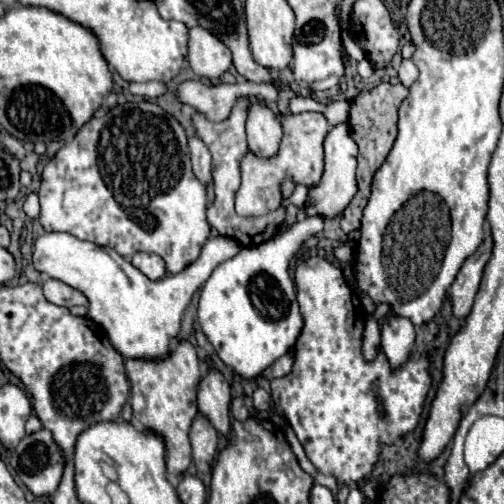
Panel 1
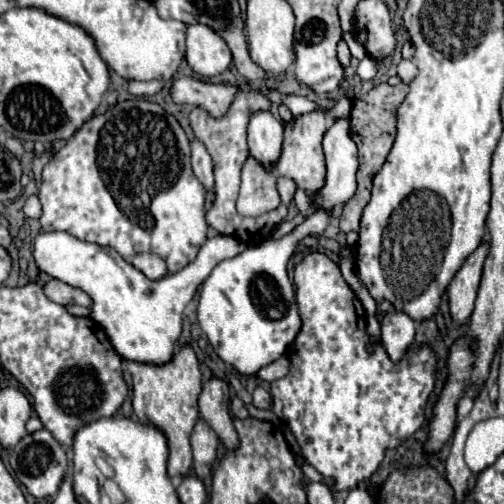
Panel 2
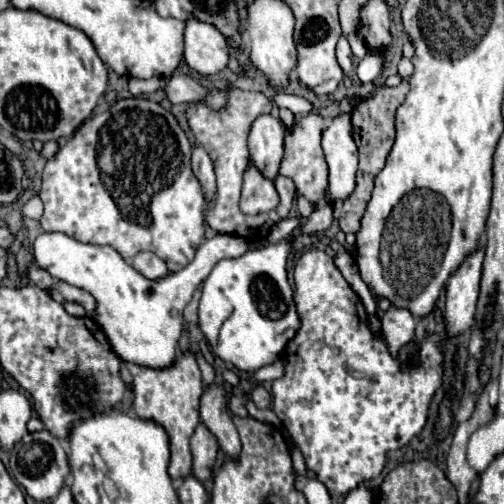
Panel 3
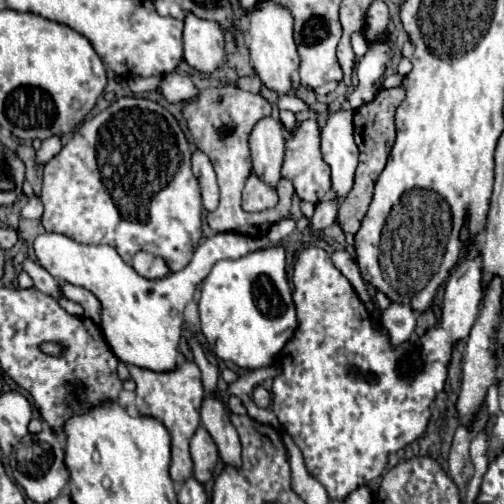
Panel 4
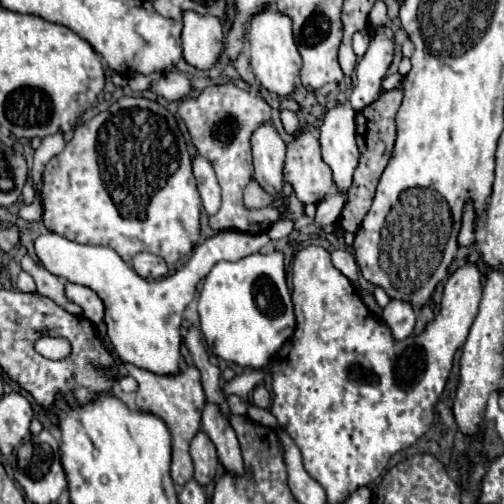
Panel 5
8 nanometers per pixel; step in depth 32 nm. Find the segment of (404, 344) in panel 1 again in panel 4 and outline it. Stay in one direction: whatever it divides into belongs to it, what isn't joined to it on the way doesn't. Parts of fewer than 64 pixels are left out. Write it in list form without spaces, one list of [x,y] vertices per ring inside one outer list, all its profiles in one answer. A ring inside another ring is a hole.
[[[390,304],[382,312],[382,328],[388,332],[392,348],[410,340],[410,336],[414,332],[414,326],[416,326],[416,314],[408,306]]]

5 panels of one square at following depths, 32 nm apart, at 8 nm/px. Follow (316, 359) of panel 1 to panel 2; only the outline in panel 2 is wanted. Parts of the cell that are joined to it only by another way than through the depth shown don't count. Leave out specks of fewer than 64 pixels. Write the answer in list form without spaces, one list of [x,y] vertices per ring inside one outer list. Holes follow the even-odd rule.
[[[316,252],[316,254],[308,254],[308,256],[296,266],[296,270],[294,270],[294,284],[296,284],[296,302],[298,302],[298,310],[300,310],[300,316],[302,316],[302,328],[300,328],[300,334],[296,336],[294,344],[292,344],[290,350],[288,350],[288,356],[290,356],[290,362],[292,362],[292,364],[290,364],[290,372],[288,372],[284,378],[272,382],[272,390],[270,390],[270,392],[272,392],[272,400],[274,400],[272,412],[274,412],[280,420],[284,420],[284,422],[290,426],[290,430],[294,432],[294,436],[296,436],[300,448],[302,448],[304,458],[306,458],[322,476],[330,476],[330,478],[336,480],[336,482],[334,482],[334,490],[350,490],[350,488],[354,488],[358,482],[368,480],[368,478],[376,472],[378,464],[380,464],[382,458],[384,458],[384,450],[386,450],[386,448],[398,446],[400,442],[404,442],[410,434],[414,434],[414,432],[422,426],[426,400],[428,400],[428,396],[430,396],[430,392],[432,392],[432,388],[434,388],[436,358],[434,358],[434,352],[432,352],[430,348],[426,348],[426,346],[424,346],[422,350],[408,348],[406,356],[404,356],[398,364],[394,364],[394,362],[388,358],[388,354],[384,352],[384,346],[382,346],[382,344],[374,344],[374,346],[372,346],[372,352],[368,352],[368,350],[366,350],[366,344],[368,344],[368,338],[366,338],[366,312],[364,312],[360,300],[356,298],[354,290],[352,290],[352,288],[346,284],[346,280],[342,278],[342,272],[340,272],[338,264],[334,264],[328,256],[318,254],[318,252]]]

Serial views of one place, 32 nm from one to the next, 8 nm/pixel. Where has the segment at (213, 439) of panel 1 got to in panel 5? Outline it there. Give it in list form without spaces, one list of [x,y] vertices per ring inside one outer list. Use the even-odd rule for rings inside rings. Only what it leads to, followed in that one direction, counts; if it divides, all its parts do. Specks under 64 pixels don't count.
[[[200,430],[192,442],[190,442],[190,456],[194,462],[194,480],[200,486],[206,486],[218,470],[218,454],[216,454],[216,446],[212,444],[212,440],[208,438],[208,434],[204,430]]]

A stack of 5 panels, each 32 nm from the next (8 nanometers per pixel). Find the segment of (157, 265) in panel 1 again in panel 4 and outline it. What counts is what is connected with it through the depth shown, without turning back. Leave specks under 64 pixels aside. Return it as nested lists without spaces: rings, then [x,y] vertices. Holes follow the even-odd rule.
[[[138,252],[132,260],[132,268],[144,276],[144,278],[150,278],[150,280],[156,280],[156,278],[164,278],[170,270],[166,266],[164,260],[160,260],[160,256],[154,256],[150,252]]]

